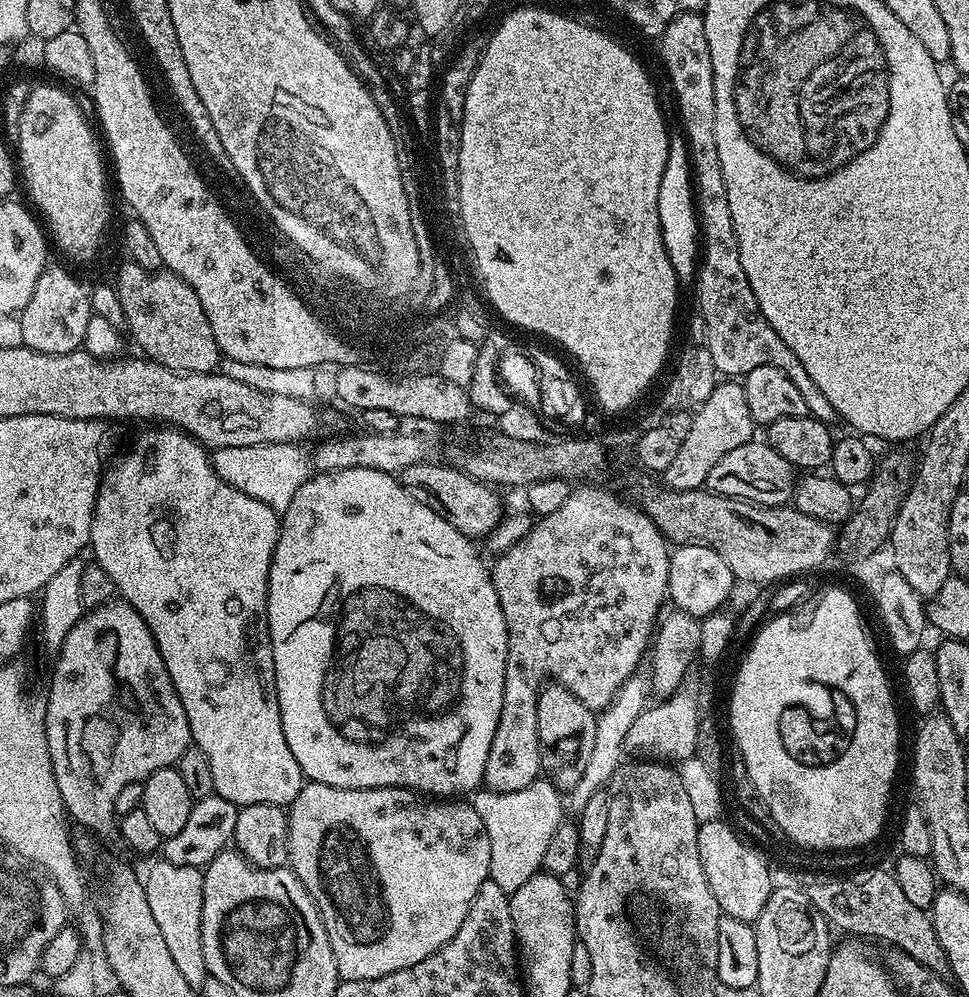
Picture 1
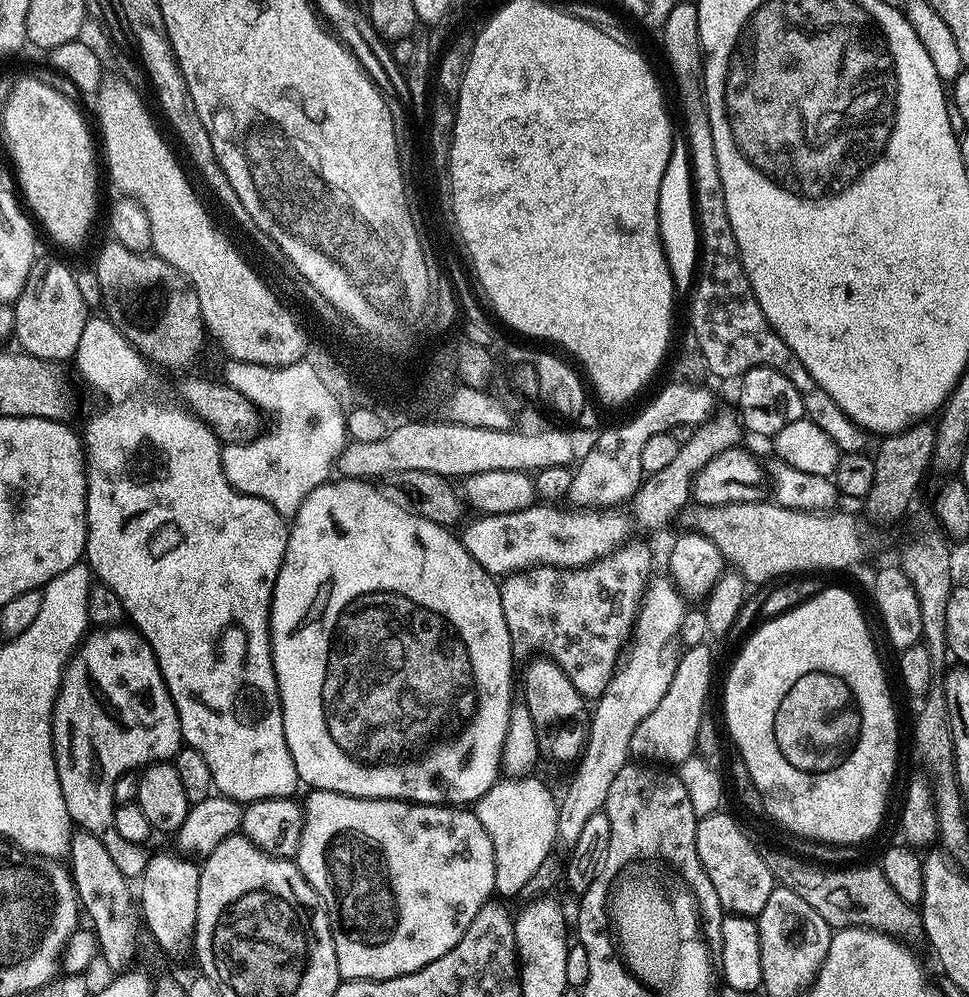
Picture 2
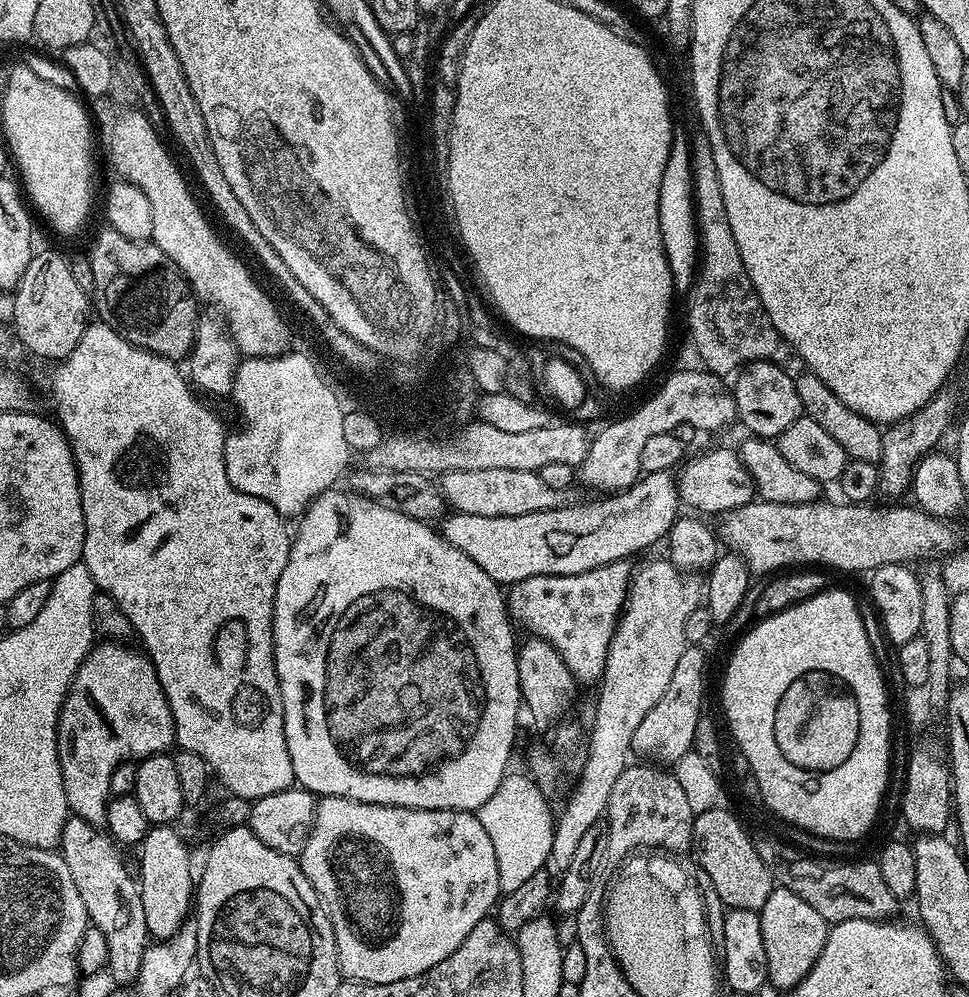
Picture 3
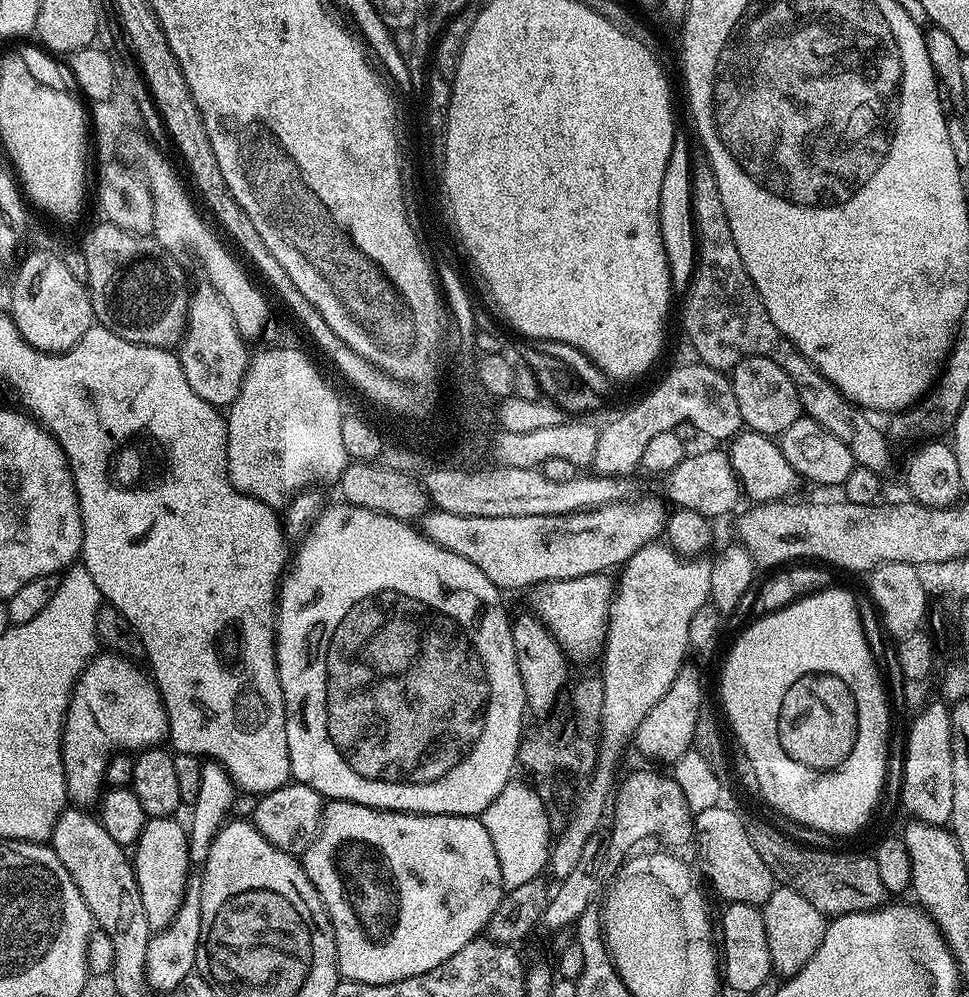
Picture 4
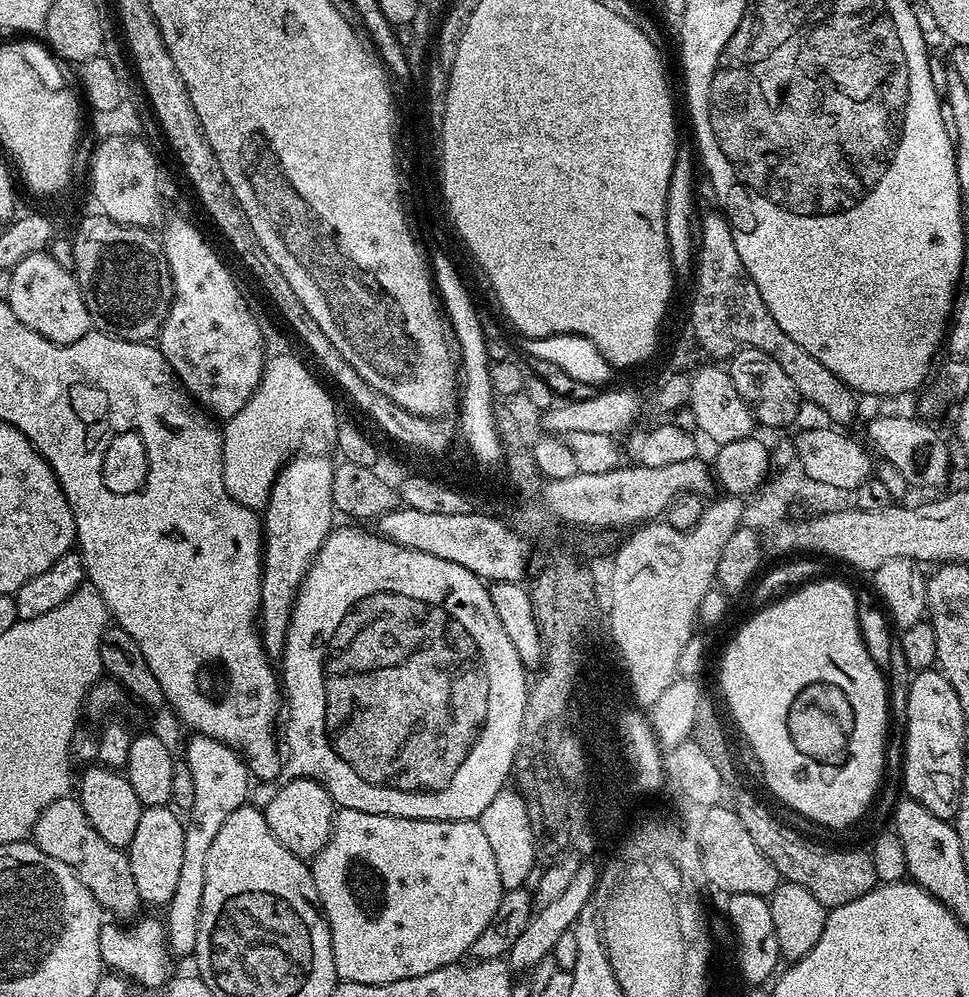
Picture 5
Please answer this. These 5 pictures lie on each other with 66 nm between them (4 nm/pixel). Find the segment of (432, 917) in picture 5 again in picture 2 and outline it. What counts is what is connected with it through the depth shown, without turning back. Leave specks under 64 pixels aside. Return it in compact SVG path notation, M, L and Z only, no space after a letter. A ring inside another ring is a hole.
M337 792L307 793L308 801L303 801L304 825L298 842L298 850L294 857L300 873L310 882L320 901L328 910L328 920L332 924L334 950L338 958L338 970L344 980L385 980L398 978L402 974L410 974L414 970L422 970L434 958L442 958L446 950L450 950L466 934L466 926L474 922L474 914L482 910L484 904L493 899L496 892L494 882L494 846L490 842L490 834L486 834L486 826L478 822L475 811L464 806L447 804L414 804L410 800L371 800L370 798L354 798Z

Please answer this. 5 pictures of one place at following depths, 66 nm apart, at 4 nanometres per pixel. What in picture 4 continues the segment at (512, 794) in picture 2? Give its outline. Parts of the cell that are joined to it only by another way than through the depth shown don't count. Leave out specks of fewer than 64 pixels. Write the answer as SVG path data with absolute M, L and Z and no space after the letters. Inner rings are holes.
M519 779L509 780L505 788L498 794L498 798L494 798L494 802L490 802L490 806L486 806L486 810L482 814L486 834L490 834L490 842L494 842L494 854L498 854L498 866L502 870L502 882L505 889L525 885L526 882L537 879L541 875L540 871L548 868L550 851L548 811L544 808L542 798L538 798L538 794L532 789L531 783Z

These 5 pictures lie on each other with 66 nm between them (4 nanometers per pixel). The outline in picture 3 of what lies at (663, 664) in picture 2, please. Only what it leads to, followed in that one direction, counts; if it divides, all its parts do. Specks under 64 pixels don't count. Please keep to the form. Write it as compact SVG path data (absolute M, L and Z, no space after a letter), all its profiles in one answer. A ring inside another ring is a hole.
M661 558L644 564L635 569L632 583L628 589L628 603L625 604L616 632L612 635L612 646L608 651L608 662L604 667L604 674L599 681L600 697L596 700L596 717L592 720L592 741L588 744L588 758L584 762L584 769L579 769L576 787L571 796L564 801L562 811L554 820L552 833L552 845L548 855L546 868L553 877L559 878L565 870L574 862L574 854L578 851L578 845L582 842L586 830L590 826L601 823L602 817L608 811L610 802L610 790L614 790L614 782L629 767L630 753L632 752L632 739L634 730L654 710L654 702L666 694L666 686L670 686L670 678L674 678L674 670L678 667L678 658L682 658L686 641L686 618L695 608L701 607L702 588L695 584L691 575L685 574L677 568L671 560Z

